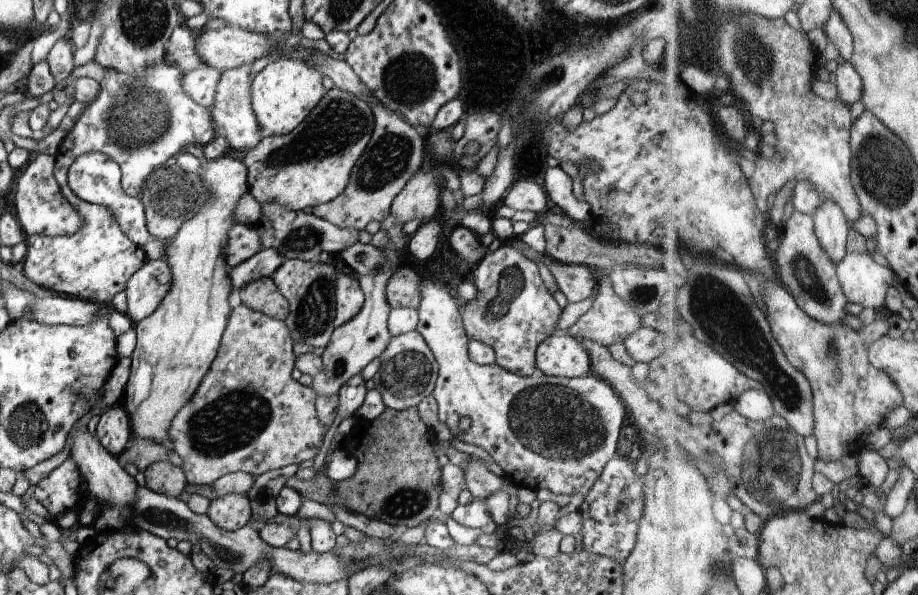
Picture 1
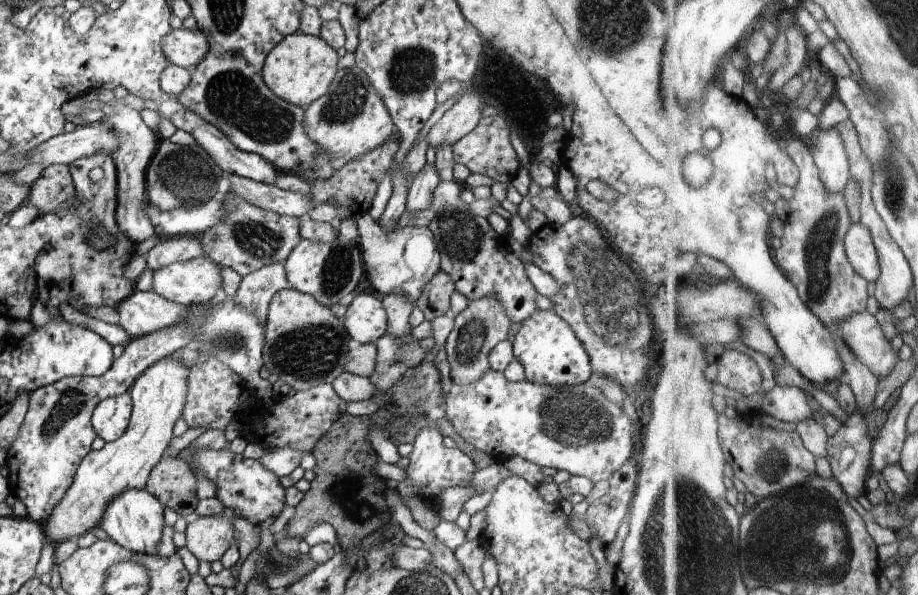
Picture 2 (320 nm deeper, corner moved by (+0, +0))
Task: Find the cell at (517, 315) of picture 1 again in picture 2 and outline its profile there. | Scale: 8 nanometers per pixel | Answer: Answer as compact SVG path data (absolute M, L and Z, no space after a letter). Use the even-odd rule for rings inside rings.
M494 296L470 301L470 304L458 316L455 316L453 329L444 342L446 360L449 362L453 382L471 383L482 377L491 368L489 352L500 341L507 339L509 332L515 335L520 325L521 323L511 320L500 301Z

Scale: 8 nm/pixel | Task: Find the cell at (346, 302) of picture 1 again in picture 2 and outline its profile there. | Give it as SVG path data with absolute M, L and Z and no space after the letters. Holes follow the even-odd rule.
M358 293L342 319L354 345L376 343L389 325L383 301L374 294Z

